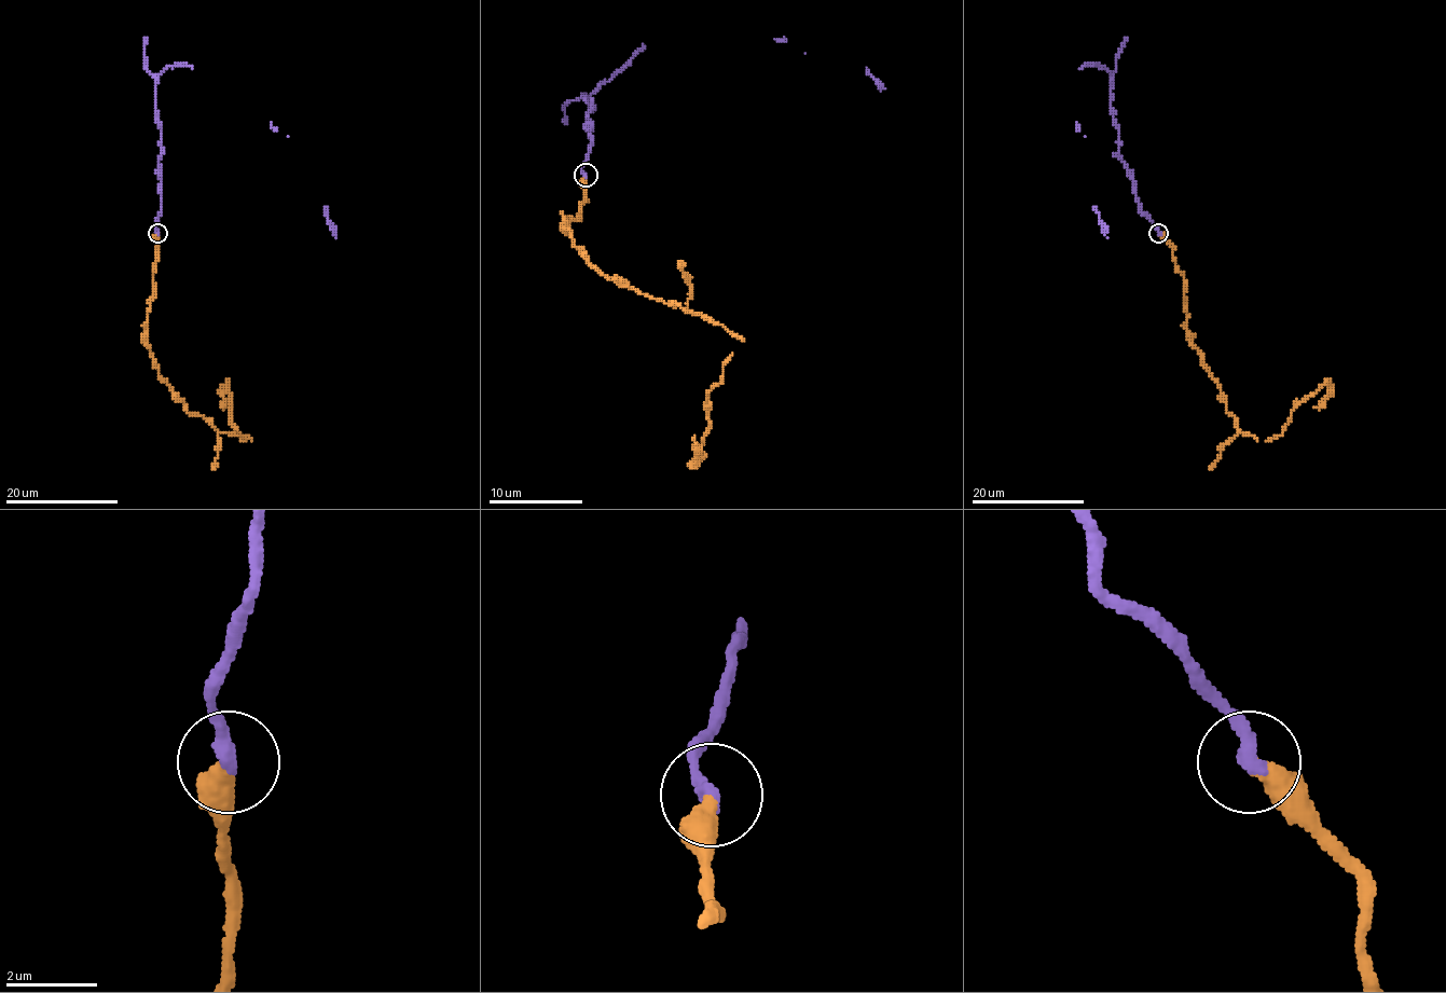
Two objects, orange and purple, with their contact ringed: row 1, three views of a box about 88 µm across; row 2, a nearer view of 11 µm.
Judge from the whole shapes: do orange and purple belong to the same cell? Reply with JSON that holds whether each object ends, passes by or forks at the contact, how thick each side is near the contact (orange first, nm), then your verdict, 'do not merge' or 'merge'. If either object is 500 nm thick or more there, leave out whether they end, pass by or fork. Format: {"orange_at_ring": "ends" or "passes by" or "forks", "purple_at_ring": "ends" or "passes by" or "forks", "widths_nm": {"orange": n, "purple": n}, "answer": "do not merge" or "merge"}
{"orange_at_ring": "ends", "purple_at_ring": "ends", "widths_nm": {"orange": 400, "purple": 360}, "answer": "merge"}

